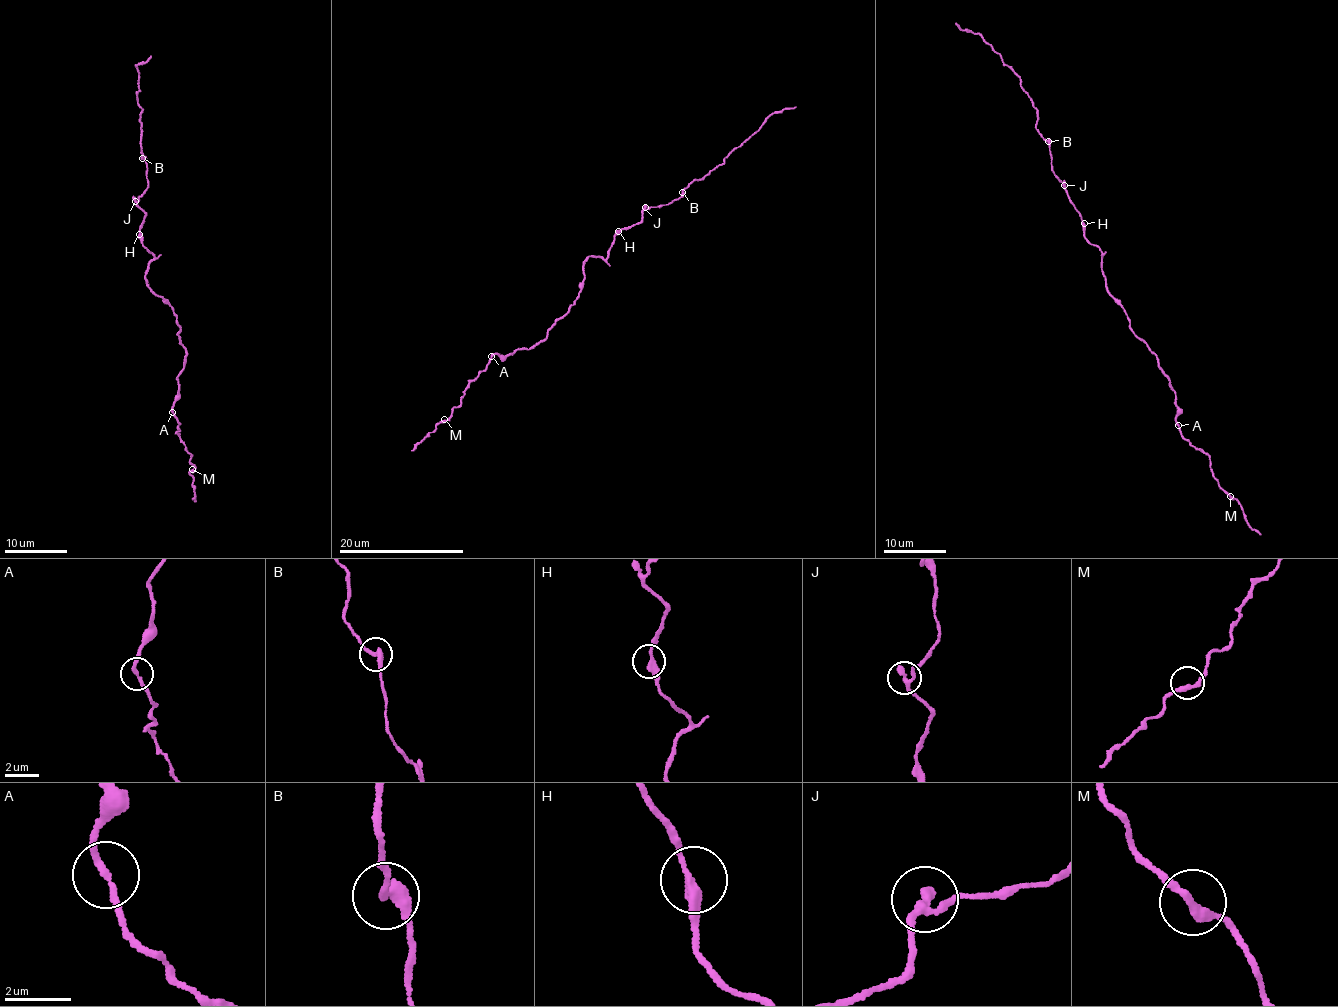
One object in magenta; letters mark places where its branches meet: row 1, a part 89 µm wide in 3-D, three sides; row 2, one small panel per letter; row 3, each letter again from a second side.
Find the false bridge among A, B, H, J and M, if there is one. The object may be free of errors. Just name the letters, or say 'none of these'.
none of these

